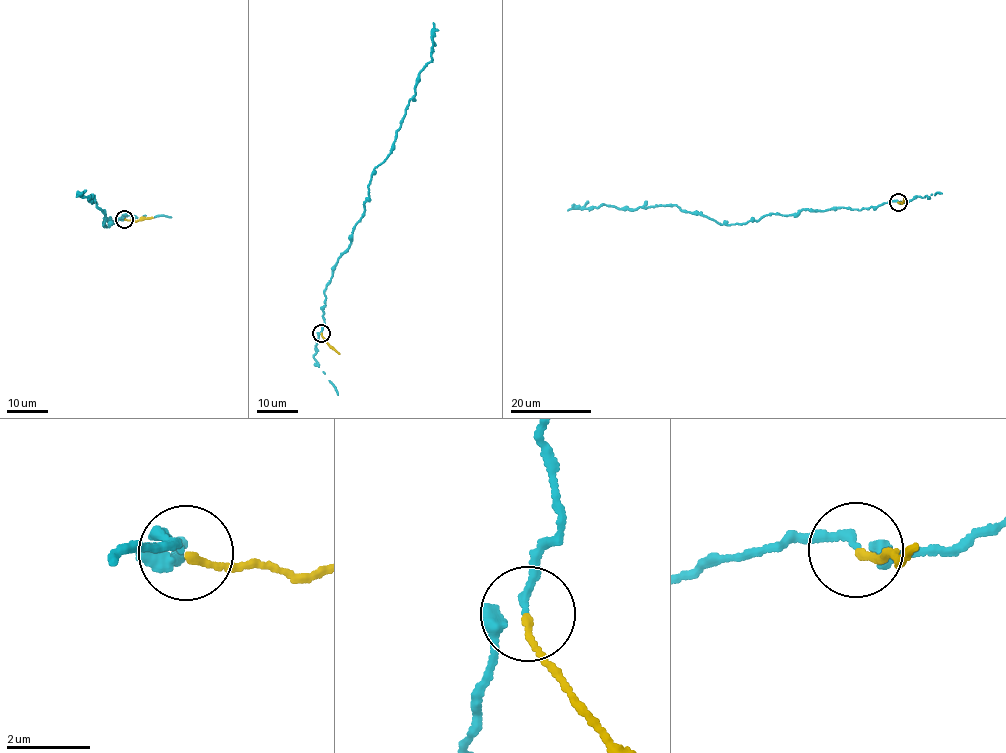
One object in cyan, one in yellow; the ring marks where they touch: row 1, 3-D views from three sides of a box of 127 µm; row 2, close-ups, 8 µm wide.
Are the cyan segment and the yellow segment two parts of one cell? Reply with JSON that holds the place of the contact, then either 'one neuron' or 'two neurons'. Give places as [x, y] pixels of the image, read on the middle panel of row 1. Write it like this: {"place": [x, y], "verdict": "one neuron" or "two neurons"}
{"place": [321, 333], "verdict": "two neurons"}

